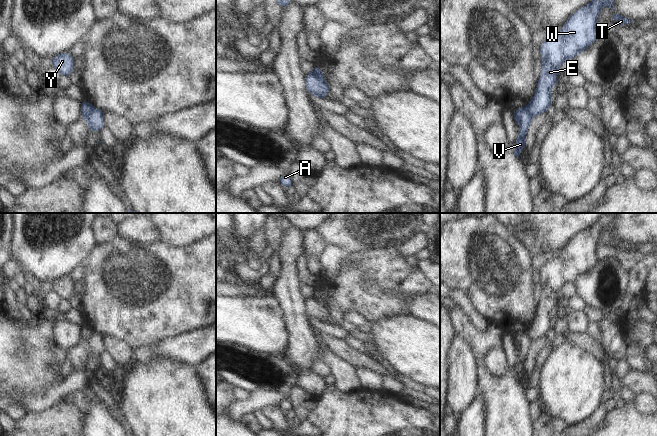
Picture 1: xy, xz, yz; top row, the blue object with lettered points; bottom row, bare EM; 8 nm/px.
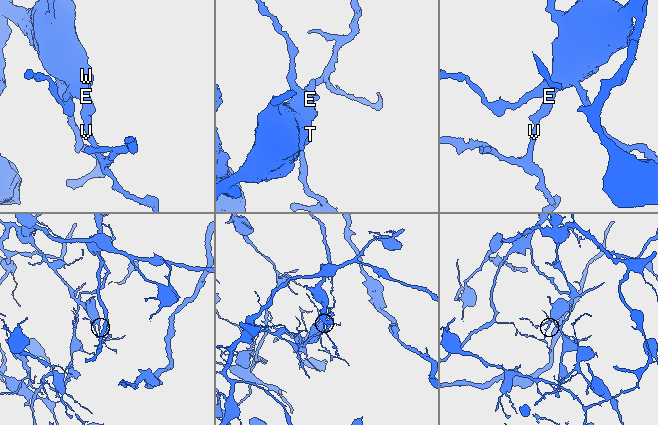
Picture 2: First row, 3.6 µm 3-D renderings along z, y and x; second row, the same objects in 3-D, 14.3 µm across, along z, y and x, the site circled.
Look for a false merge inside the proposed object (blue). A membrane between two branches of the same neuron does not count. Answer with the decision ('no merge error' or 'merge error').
merge error

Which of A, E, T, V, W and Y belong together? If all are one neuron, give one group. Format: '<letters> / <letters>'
A E T W Y / V

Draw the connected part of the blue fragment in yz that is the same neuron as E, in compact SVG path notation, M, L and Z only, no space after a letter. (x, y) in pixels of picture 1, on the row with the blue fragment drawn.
M593 0L572 14L558 35L548 38L540 45L542 73L536 93L527 106L532 116L547 112L553 104L550 89L558 84L559 66L567 59L575 58L599 37L596 24L602 4L614 10L614 0Z

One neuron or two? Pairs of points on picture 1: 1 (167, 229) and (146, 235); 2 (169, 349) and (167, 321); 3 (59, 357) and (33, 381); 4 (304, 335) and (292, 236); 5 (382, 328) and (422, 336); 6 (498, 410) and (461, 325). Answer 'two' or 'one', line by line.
1: two
2: two
3: two
4: one
5: one
6: one

